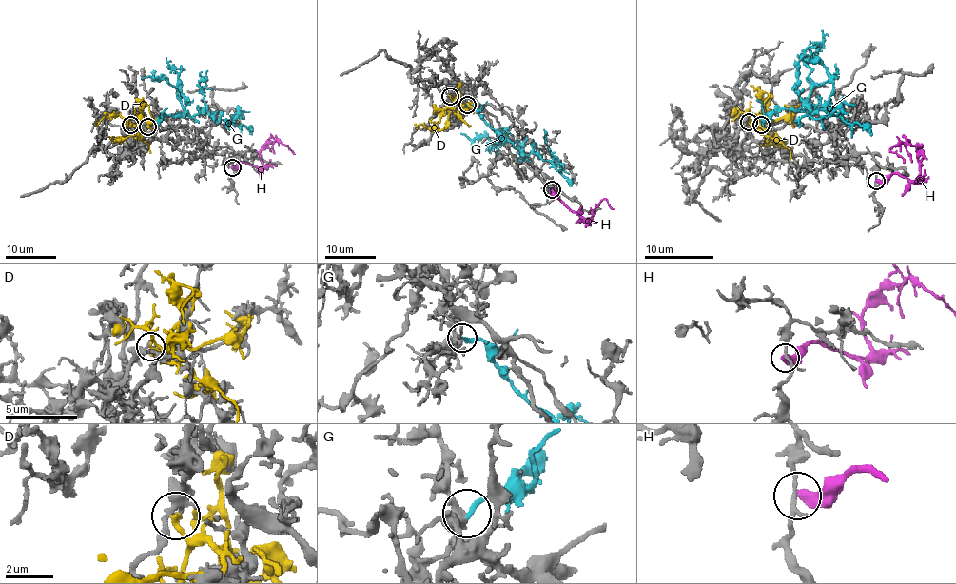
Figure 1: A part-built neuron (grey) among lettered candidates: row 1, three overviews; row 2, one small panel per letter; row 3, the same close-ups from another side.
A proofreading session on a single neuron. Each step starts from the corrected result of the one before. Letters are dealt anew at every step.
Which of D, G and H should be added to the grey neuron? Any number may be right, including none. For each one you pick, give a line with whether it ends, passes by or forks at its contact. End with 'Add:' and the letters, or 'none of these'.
G: it ends
Add: G

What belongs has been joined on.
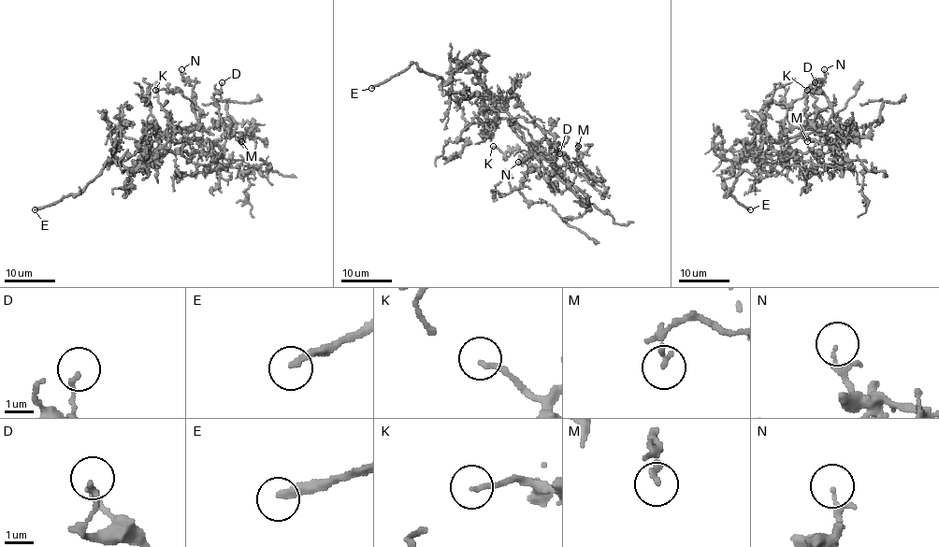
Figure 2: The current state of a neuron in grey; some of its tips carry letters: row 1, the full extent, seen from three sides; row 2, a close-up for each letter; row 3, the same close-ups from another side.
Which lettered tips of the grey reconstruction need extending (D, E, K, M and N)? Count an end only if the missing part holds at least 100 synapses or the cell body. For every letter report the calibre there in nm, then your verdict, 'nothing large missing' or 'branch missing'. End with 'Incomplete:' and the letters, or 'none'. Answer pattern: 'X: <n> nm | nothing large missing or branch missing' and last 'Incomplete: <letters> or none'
D: 140 nm | nothing large missing
E: 240 nm | branch missing
K: 150 nm | nothing large missing
M: 180 nm | nothing large missing
N: 100 nm | nothing large missing
Incomplete: E

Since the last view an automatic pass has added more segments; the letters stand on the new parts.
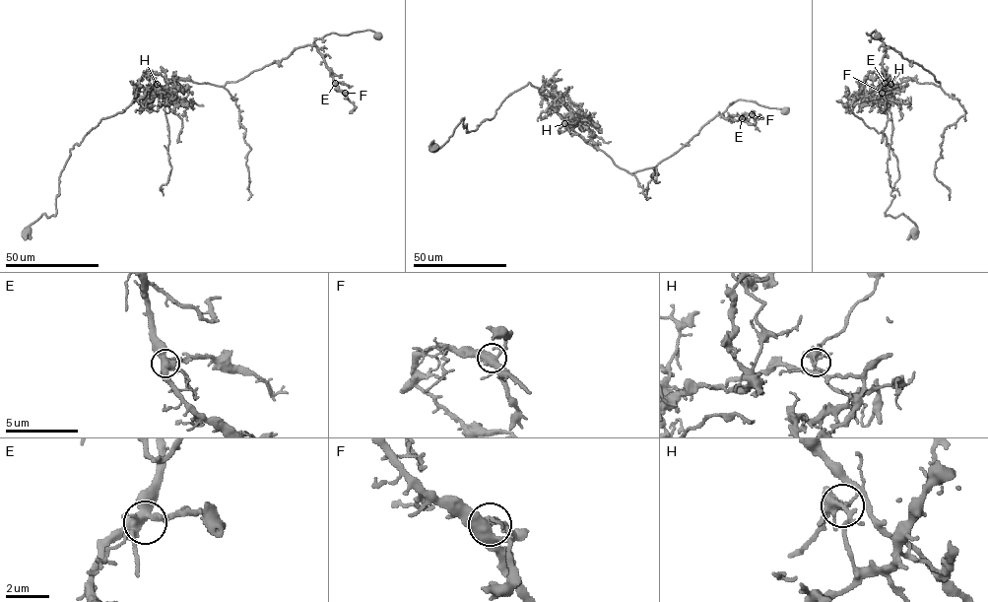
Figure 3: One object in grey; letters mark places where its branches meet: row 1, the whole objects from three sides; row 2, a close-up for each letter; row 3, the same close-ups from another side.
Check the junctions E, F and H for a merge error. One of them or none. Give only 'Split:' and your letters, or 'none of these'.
Split: H

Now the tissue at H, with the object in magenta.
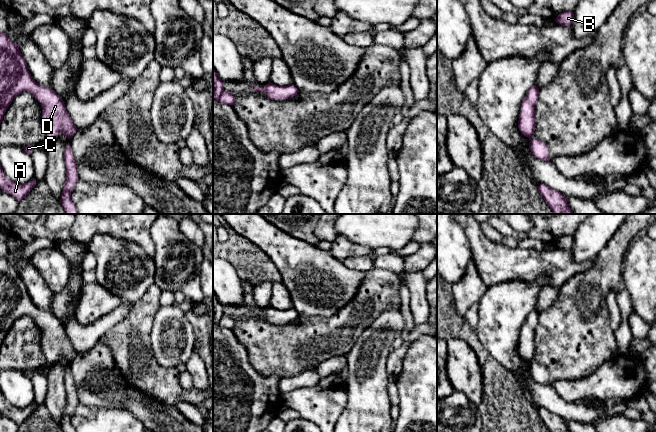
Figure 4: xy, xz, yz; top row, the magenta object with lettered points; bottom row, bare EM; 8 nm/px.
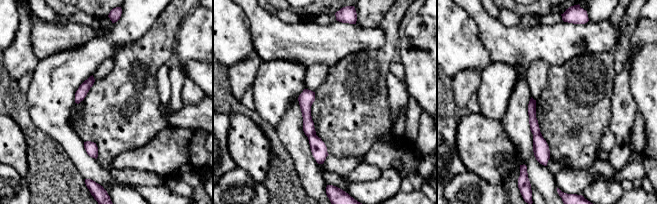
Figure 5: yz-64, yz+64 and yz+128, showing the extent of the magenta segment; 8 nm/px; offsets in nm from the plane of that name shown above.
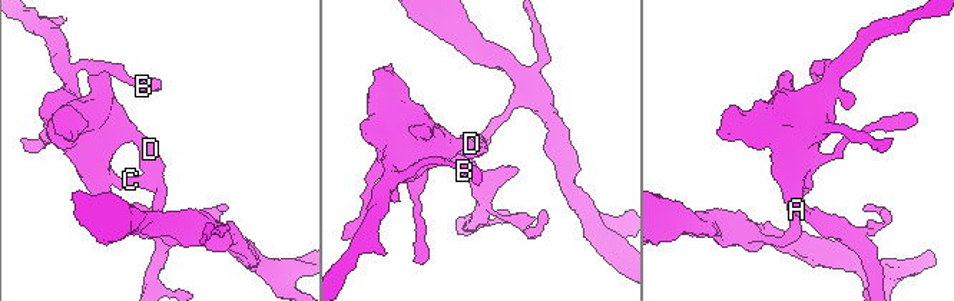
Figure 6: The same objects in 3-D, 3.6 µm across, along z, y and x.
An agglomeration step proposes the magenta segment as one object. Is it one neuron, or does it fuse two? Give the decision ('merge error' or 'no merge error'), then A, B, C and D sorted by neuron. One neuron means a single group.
merge error; A B D / C

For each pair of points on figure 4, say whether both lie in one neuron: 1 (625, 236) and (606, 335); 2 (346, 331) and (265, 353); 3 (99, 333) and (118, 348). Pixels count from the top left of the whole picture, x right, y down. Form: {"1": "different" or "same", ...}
{"1": "same", "2": "same", "3": "different"}

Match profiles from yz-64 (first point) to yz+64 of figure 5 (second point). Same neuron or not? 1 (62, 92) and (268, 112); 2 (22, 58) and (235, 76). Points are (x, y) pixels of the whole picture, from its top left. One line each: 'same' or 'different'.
1: same
2: same

